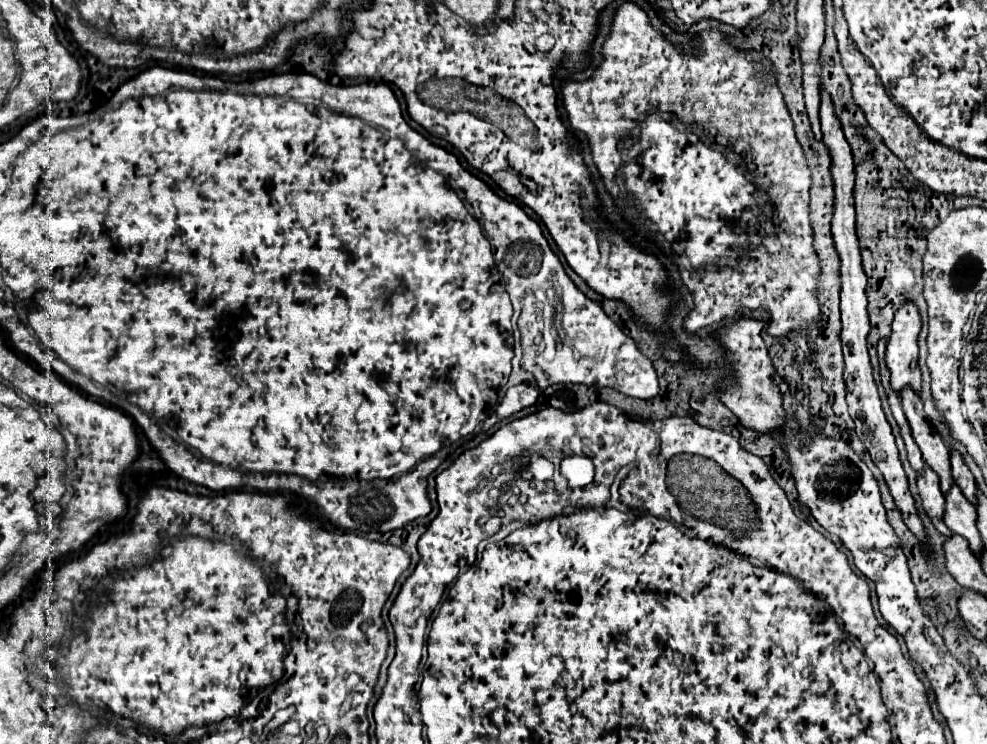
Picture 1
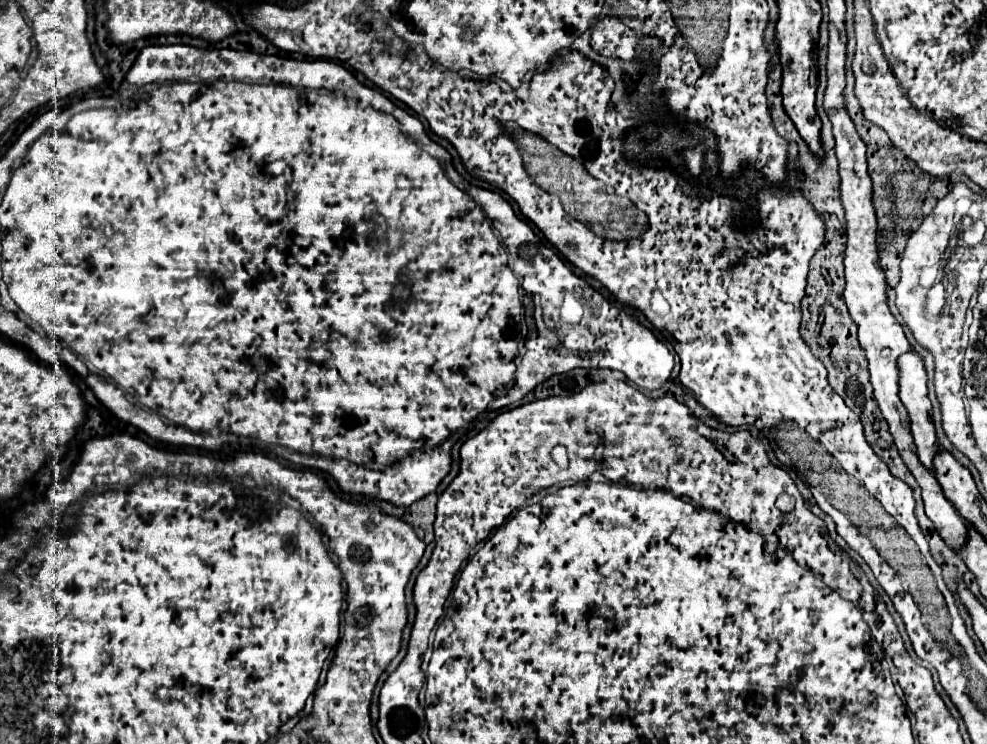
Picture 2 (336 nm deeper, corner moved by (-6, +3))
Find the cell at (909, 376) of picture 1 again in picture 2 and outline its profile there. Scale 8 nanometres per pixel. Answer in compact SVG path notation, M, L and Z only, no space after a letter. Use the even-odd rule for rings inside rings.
M912 349L904 355L900 355L898 361L898 373L900 373L900 399L908 411L910 417L910 429L912 429L912 437L918 449L918 457L922 461L924 467L932 469L932 457L934 453L940 449L938 441L936 441L936 431L934 431L934 423L932 423L932 405L928 399L928 389L926 389L926 369L924 369L924 361L922 357Z

